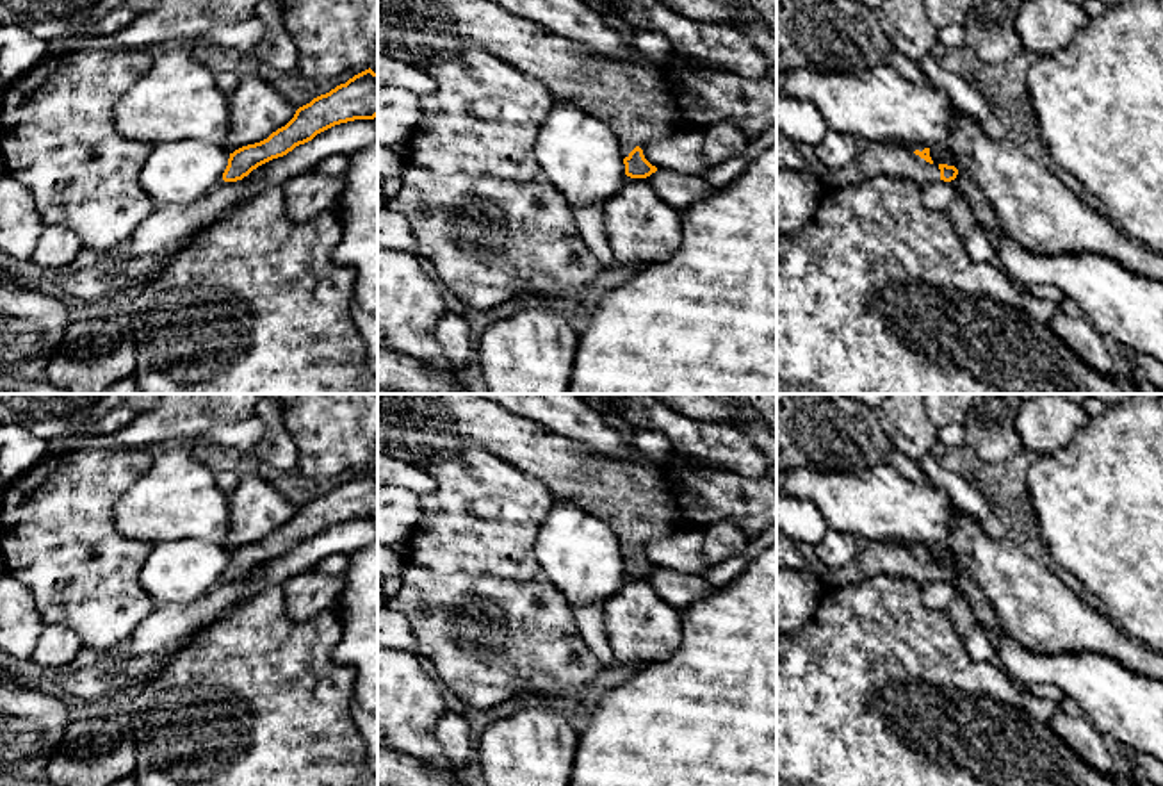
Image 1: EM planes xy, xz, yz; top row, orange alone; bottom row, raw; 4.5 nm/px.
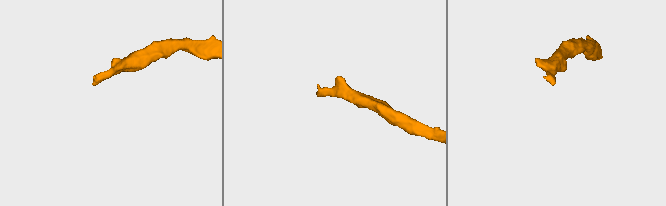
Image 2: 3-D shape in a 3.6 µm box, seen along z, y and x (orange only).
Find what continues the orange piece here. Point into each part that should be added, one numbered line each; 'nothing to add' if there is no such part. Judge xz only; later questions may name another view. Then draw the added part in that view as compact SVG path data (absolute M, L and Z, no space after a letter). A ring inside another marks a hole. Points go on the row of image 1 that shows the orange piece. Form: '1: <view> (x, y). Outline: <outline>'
1: xz (629, 93). Outline: M378 0L379 53L427 70L468 48L483 48L538 78L554 102L575 103L606 121L616 134L623 159L647 141L670 139L680 132L661 68L638 52L609 57L518 18L490 0Z

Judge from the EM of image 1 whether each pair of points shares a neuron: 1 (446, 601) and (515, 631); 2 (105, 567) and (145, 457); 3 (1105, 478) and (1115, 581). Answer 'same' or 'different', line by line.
1: same
2: same
3: same

